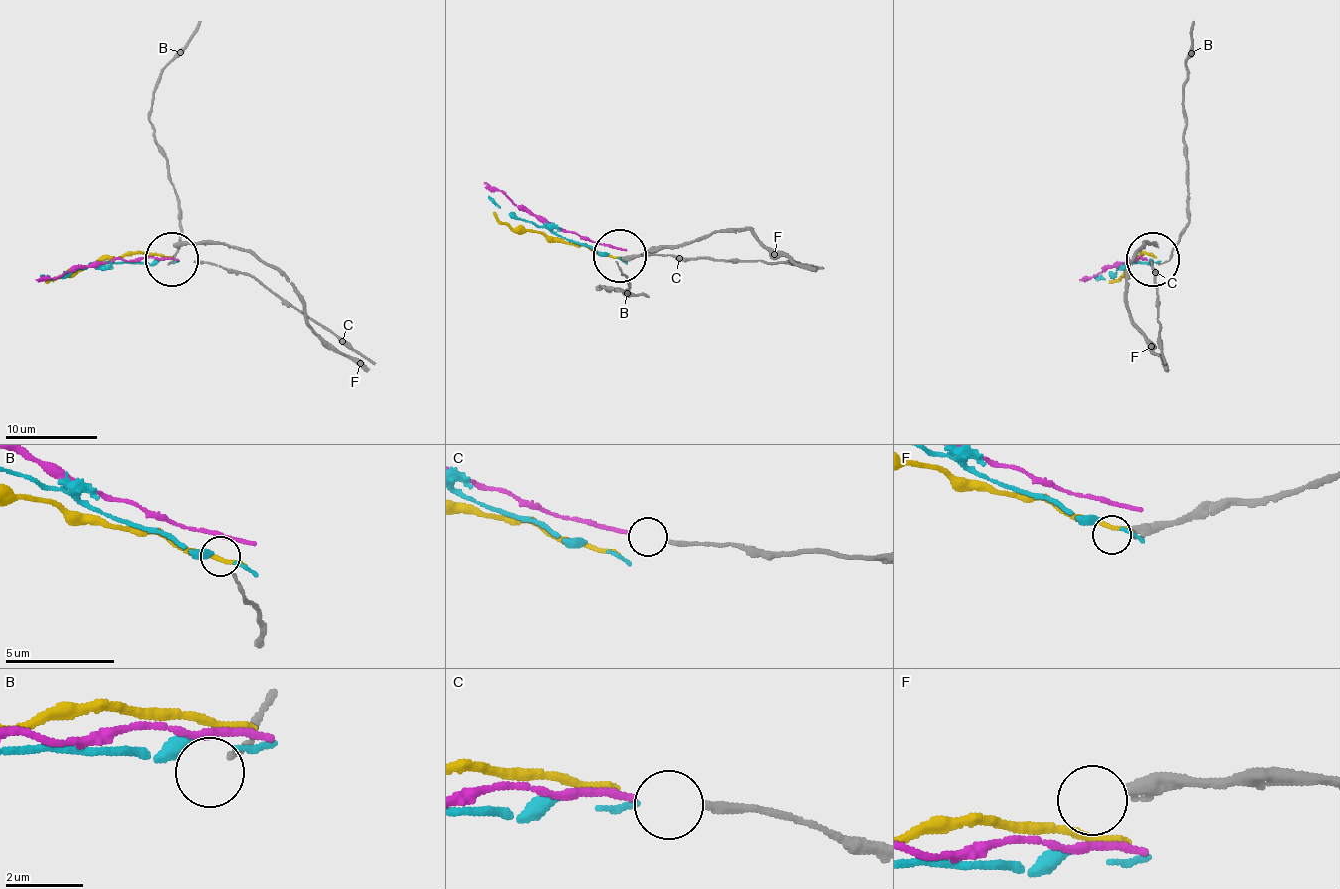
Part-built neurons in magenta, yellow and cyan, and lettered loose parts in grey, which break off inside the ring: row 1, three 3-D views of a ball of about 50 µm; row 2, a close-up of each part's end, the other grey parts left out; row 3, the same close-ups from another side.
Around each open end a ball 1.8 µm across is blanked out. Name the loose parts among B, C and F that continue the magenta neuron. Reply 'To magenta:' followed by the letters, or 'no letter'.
To magenta: C

